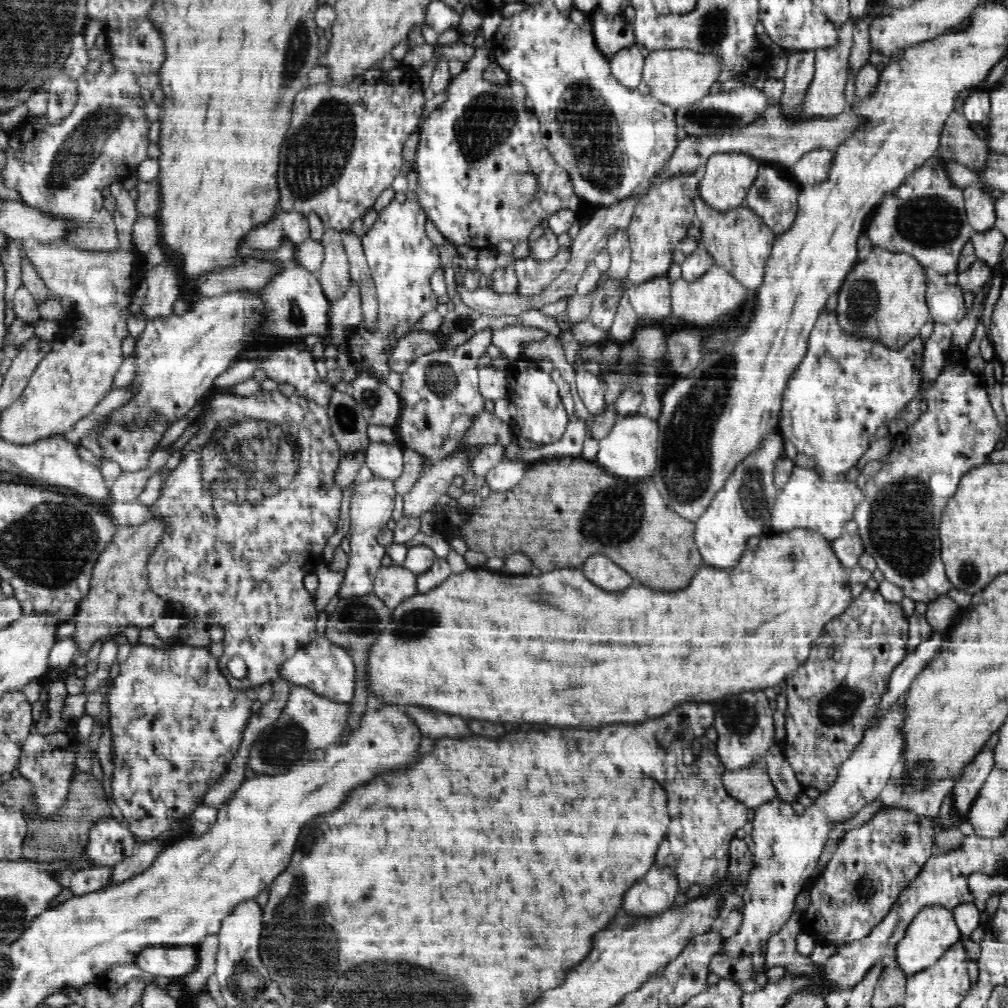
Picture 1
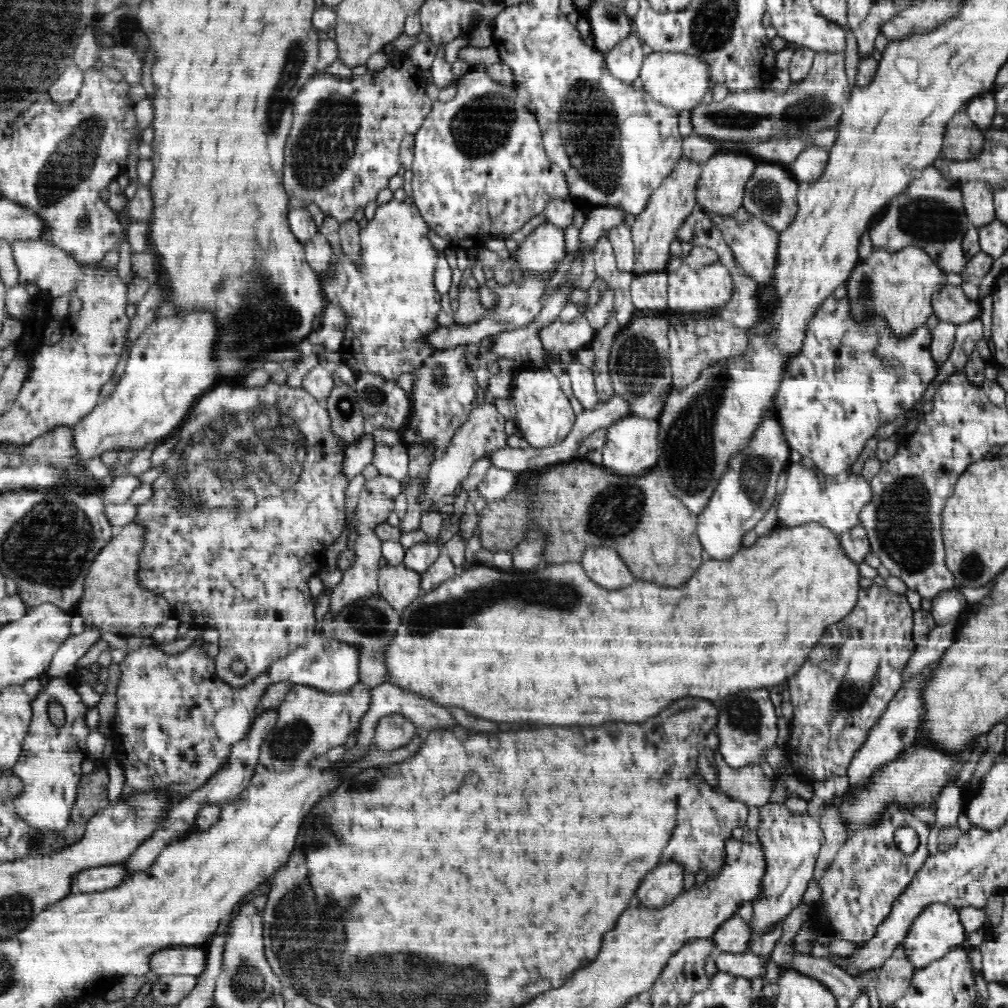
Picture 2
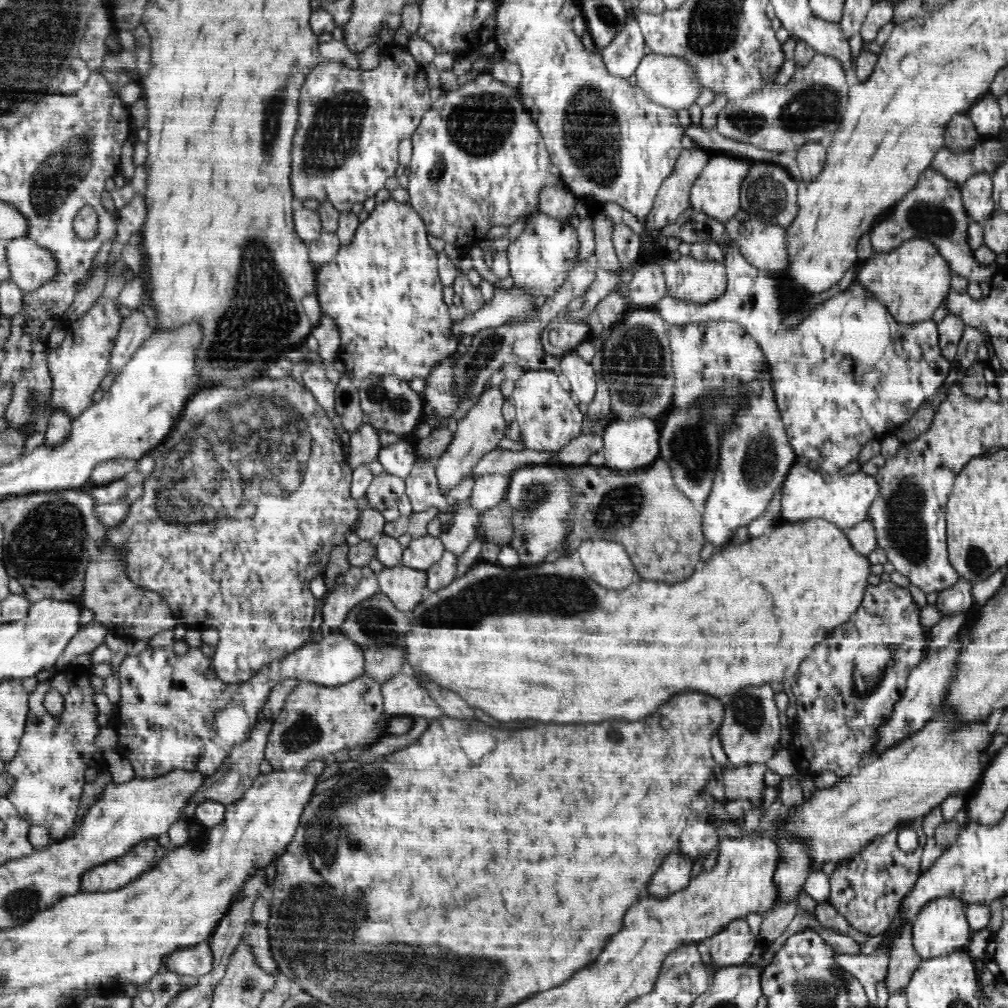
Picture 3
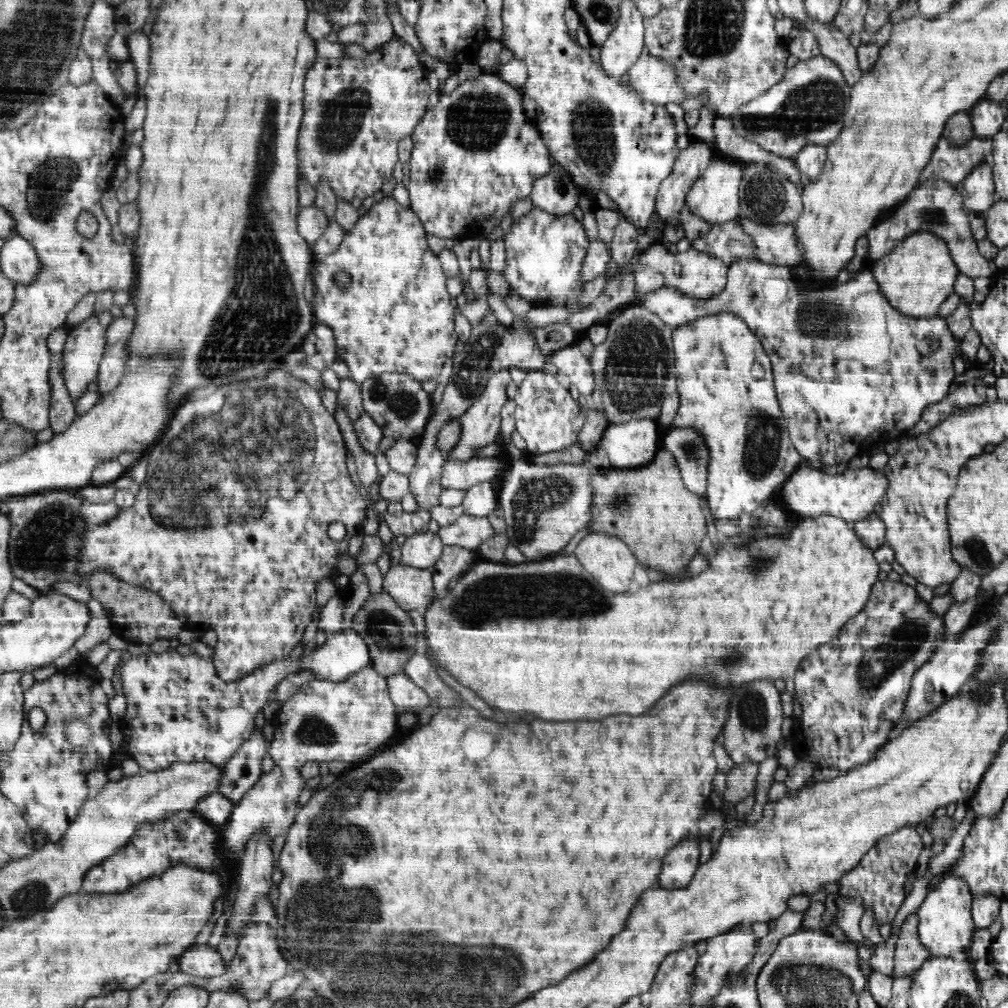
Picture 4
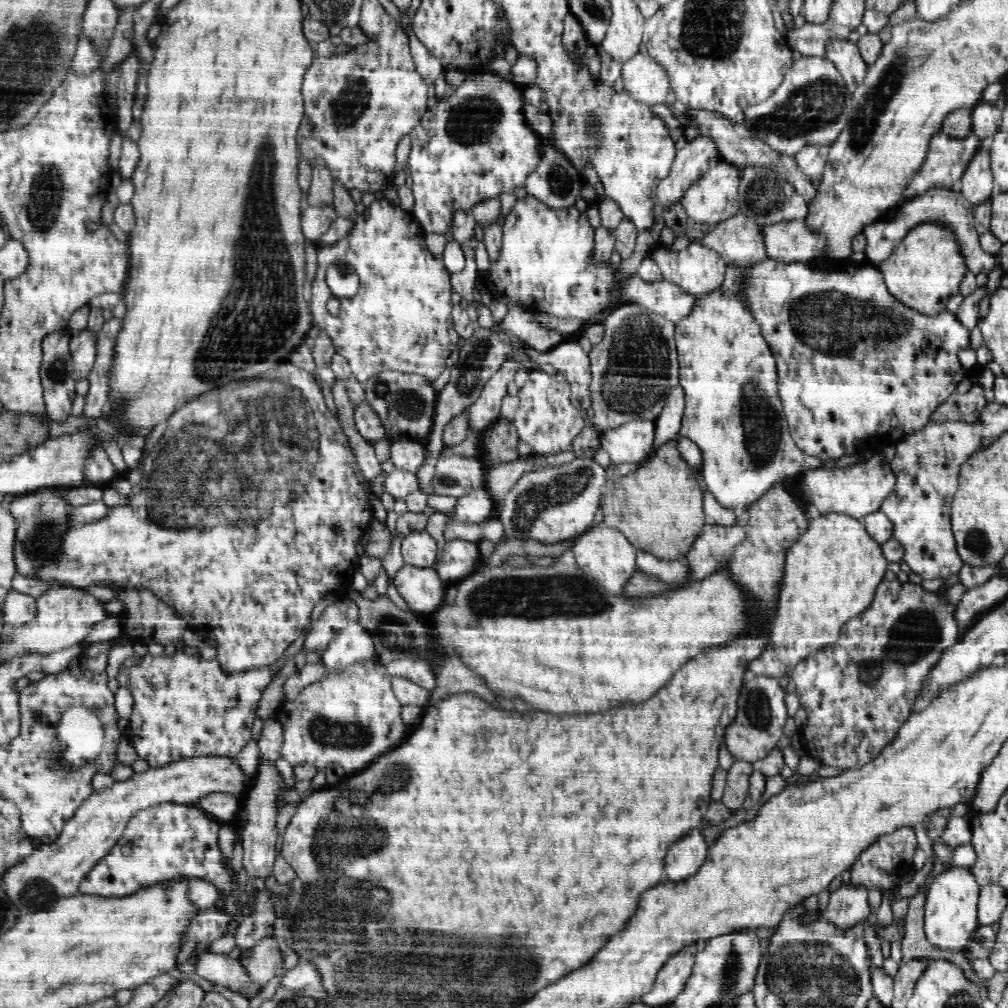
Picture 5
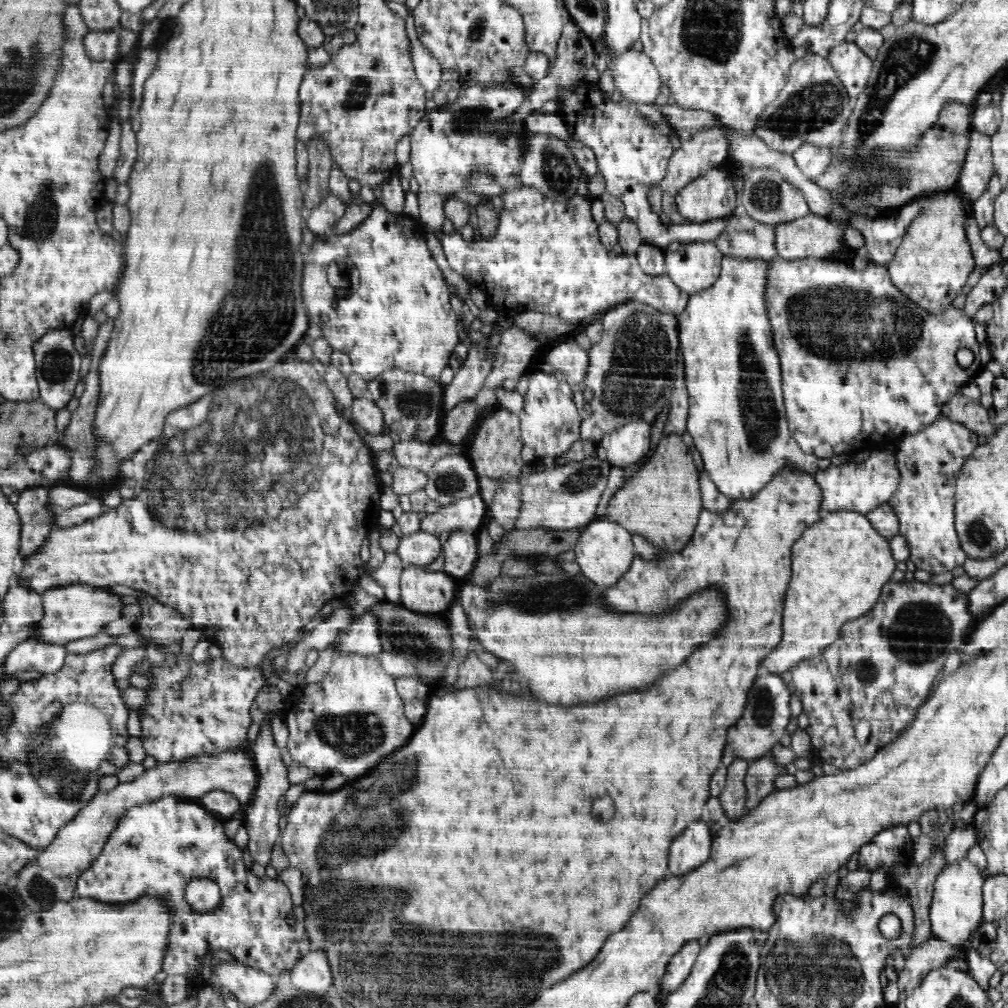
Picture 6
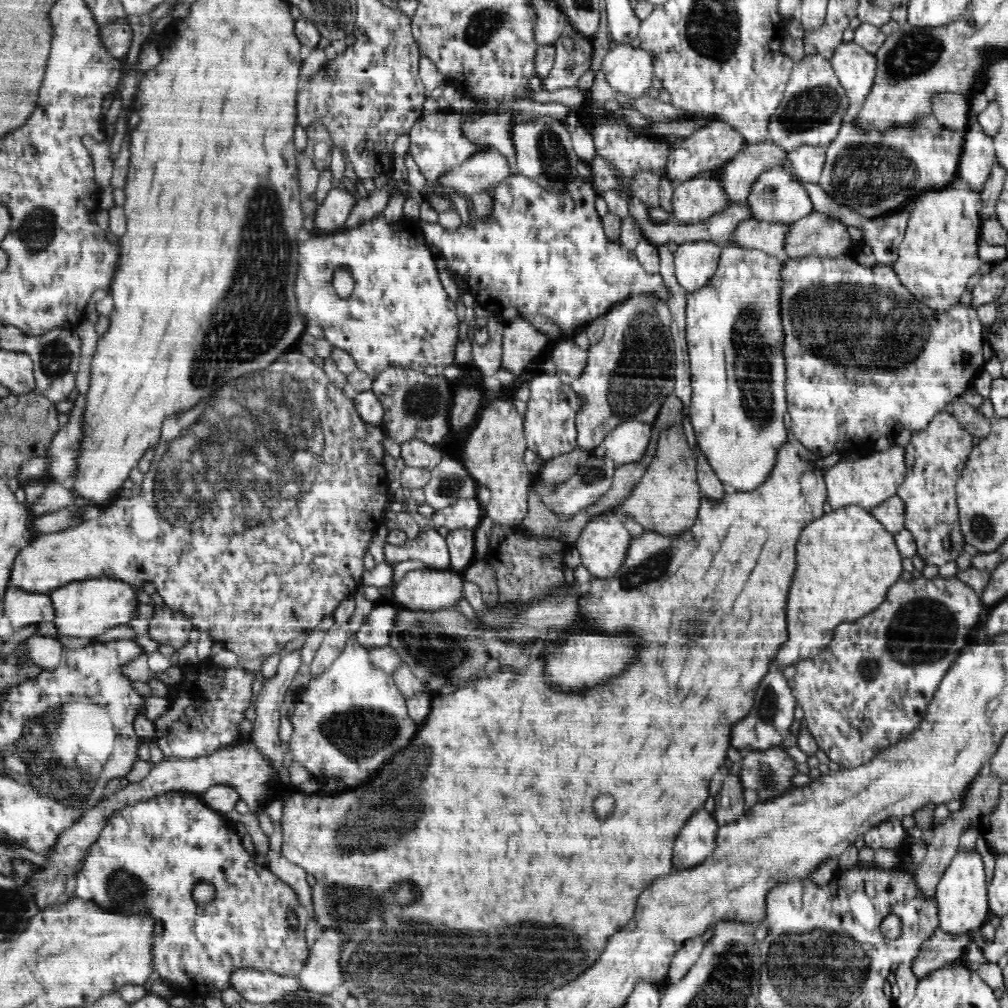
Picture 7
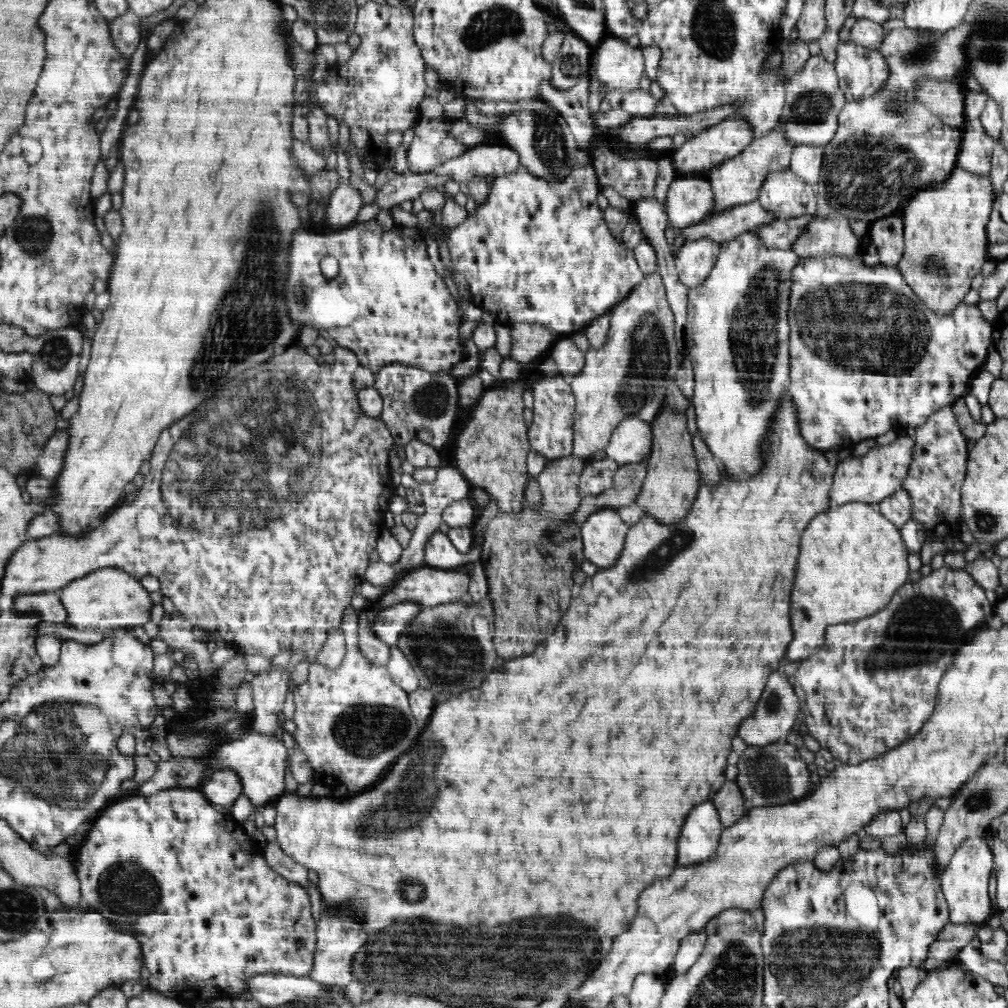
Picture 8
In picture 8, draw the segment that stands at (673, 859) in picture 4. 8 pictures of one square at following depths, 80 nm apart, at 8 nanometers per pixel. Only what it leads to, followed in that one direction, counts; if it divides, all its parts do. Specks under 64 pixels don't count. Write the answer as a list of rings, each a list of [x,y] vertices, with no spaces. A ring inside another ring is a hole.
[[[704,802],[690,810],[678,840],[678,865],[694,865],[712,857],[722,832],[719,814],[712,802]]]

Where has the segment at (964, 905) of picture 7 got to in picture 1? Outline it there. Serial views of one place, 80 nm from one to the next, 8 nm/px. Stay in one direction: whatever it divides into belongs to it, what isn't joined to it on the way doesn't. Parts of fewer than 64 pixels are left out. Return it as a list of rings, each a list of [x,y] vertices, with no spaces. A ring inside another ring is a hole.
[[[940,905],[924,907],[912,919],[904,938],[896,945],[894,959],[906,976],[912,976],[912,974],[932,966],[939,958],[943,957],[943,954],[952,945],[955,945],[962,938],[964,936],[956,924],[954,911]]]

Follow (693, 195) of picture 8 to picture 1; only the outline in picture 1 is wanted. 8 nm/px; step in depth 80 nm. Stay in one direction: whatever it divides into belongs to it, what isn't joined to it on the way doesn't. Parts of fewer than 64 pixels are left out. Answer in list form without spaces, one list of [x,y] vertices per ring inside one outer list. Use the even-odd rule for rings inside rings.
[[[718,153],[712,155],[706,163],[706,172],[697,187],[701,200],[714,210],[726,212],[745,204],[746,194],[760,168],[764,164],[744,153]]]

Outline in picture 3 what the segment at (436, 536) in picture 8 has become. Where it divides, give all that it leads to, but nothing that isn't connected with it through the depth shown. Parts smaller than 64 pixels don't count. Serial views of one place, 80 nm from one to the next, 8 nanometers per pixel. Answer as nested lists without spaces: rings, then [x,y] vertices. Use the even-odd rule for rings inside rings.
[[[430,534],[414,538],[402,552],[401,564],[414,570],[427,571],[444,554],[445,546],[441,538]]]

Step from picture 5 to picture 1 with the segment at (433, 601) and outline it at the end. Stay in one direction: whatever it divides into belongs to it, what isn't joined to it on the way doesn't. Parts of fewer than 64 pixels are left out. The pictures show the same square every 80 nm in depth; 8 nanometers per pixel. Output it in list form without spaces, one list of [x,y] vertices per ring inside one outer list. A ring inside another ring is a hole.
[[[390,565],[378,569],[373,593],[390,609],[394,610],[407,598],[418,594],[417,574],[403,565]]]

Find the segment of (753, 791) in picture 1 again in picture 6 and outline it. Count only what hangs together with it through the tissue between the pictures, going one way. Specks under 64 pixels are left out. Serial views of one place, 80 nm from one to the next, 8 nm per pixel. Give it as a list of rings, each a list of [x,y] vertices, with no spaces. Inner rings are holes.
[[[736,758],[728,766],[726,786],[718,798],[725,815],[730,820],[740,818],[747,811],[747,787],[745,786],[745,774],[748,763],[744,759]]]

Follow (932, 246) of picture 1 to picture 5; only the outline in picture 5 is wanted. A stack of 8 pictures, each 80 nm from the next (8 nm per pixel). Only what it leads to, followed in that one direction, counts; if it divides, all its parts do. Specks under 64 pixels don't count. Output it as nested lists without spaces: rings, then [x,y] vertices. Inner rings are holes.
[[[935,188],[927,190],[926,193],[919,194],[918,197],[912,198],[911,201],[904,202],[902,206],[895,206],[888,209],[882,216],[876,218],[874,222],[862,228],[862,233],[867,239],[866,258],[868,263],[873,265],[887,261],[892,256],[892,252],[902,243],[902,240],[908,235],[908,231],[913,230],[917,223],[922,221],[940,221],[948,223],[949,228],[953,228],[956,236],[959,236],[959,244],[963,248],[964,256],[967,258],[968,271],[978,274],[992,273],[997,268],[997,256],[984,251],[980,245],[979,232],[976,231],[973,205],[968,202],[960,190],[955,188],[941,189]]]

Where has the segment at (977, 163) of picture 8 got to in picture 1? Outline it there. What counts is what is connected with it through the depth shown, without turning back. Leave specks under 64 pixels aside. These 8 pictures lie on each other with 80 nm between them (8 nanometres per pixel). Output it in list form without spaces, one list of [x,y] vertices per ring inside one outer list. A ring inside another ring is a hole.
[[[971,184],[964,187],[963,199],[971,229],[980,233],[995,227],[995,203],[989,192],[983,190],[983,185]]]

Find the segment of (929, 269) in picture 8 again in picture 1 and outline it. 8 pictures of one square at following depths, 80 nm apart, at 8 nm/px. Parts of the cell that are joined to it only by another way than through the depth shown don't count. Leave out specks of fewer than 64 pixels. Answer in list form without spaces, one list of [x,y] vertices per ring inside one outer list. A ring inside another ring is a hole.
[[[873,248],[873,252],[864,261],[859,261],[844,280],[838,293],[838,319],[842,327],[860,337],[874,337],[884,346],[899,349],[910,339],[916,338],[920,328],[931,318],[927,304],[929,268],[920,264],[916,256],[909,252],[897,252]]]

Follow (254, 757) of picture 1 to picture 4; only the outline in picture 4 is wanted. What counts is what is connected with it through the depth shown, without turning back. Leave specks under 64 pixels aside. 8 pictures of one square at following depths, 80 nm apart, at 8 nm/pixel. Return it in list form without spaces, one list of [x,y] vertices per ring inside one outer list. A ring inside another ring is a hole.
[[[371,665],[346,676],[344,682],[310,680],[279,711],[274,740],[267,751],[274,764],[283,770],[300,769],[314,760],[329,763],[338,756],[348,764],[362,764],[362,760],[370,760],[368,756],[388,744],[398,732],[399,713],[394,712],[387,679]]]

